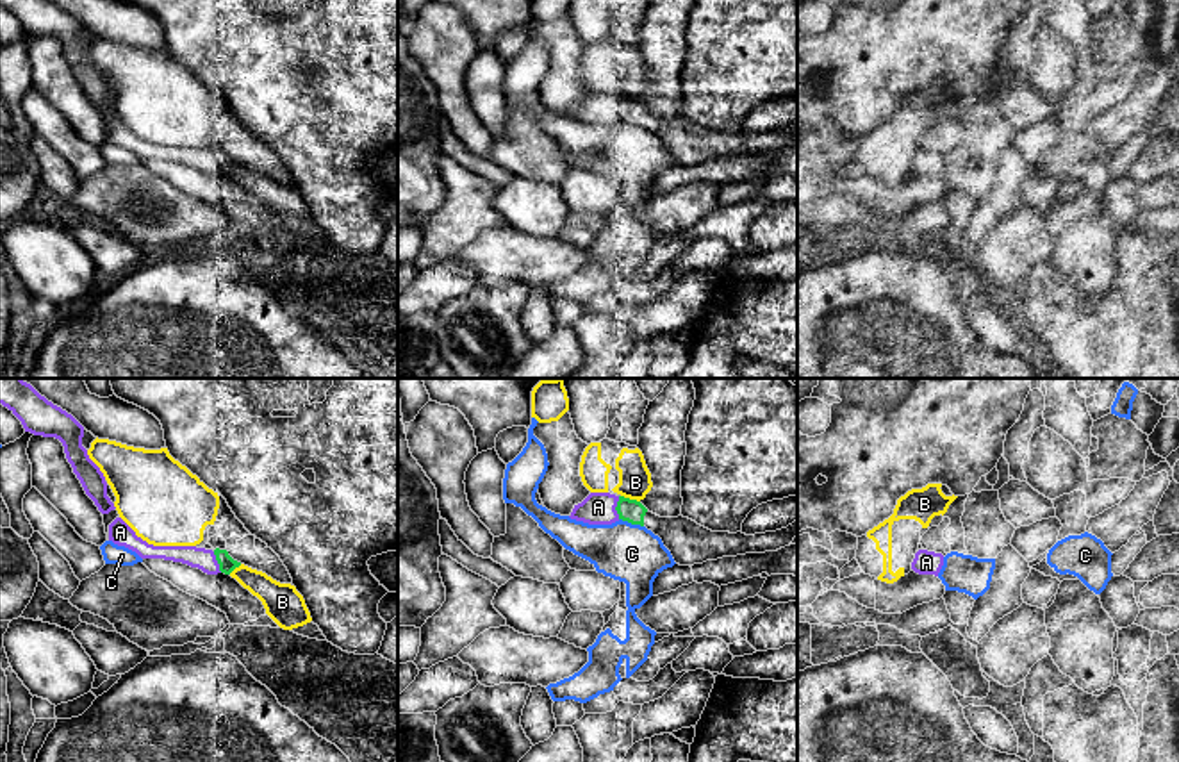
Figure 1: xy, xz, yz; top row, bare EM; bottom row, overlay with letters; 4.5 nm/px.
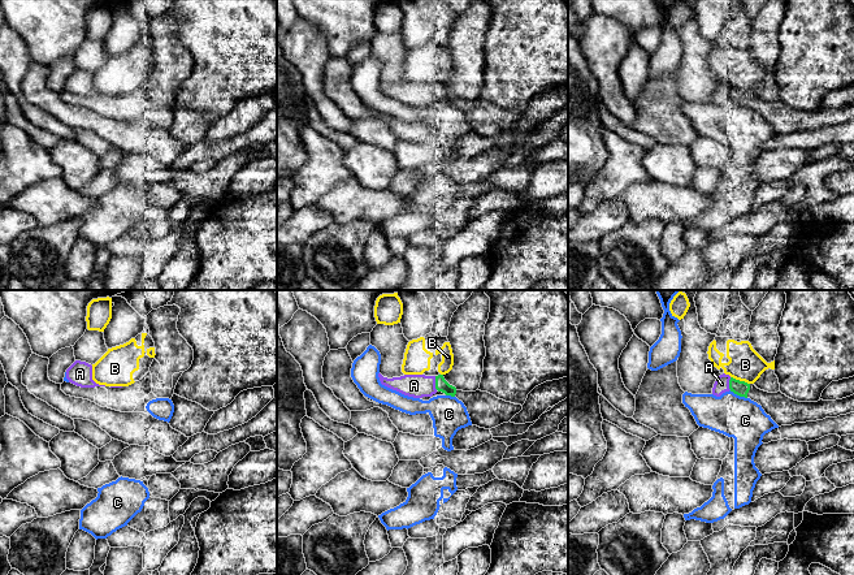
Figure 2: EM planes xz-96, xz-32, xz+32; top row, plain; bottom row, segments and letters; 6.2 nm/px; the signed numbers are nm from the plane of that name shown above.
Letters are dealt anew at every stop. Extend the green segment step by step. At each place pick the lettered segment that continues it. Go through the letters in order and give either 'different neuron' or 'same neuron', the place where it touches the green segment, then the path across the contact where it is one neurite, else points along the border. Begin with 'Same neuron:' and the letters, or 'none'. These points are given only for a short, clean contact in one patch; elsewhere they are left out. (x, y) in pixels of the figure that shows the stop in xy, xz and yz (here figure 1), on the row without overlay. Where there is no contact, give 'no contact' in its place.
Same neuron: A
A: same neuron | xz (616, 107)
B: different neuron | xz (628, 99)
C: different neuron | xz (632, 124)

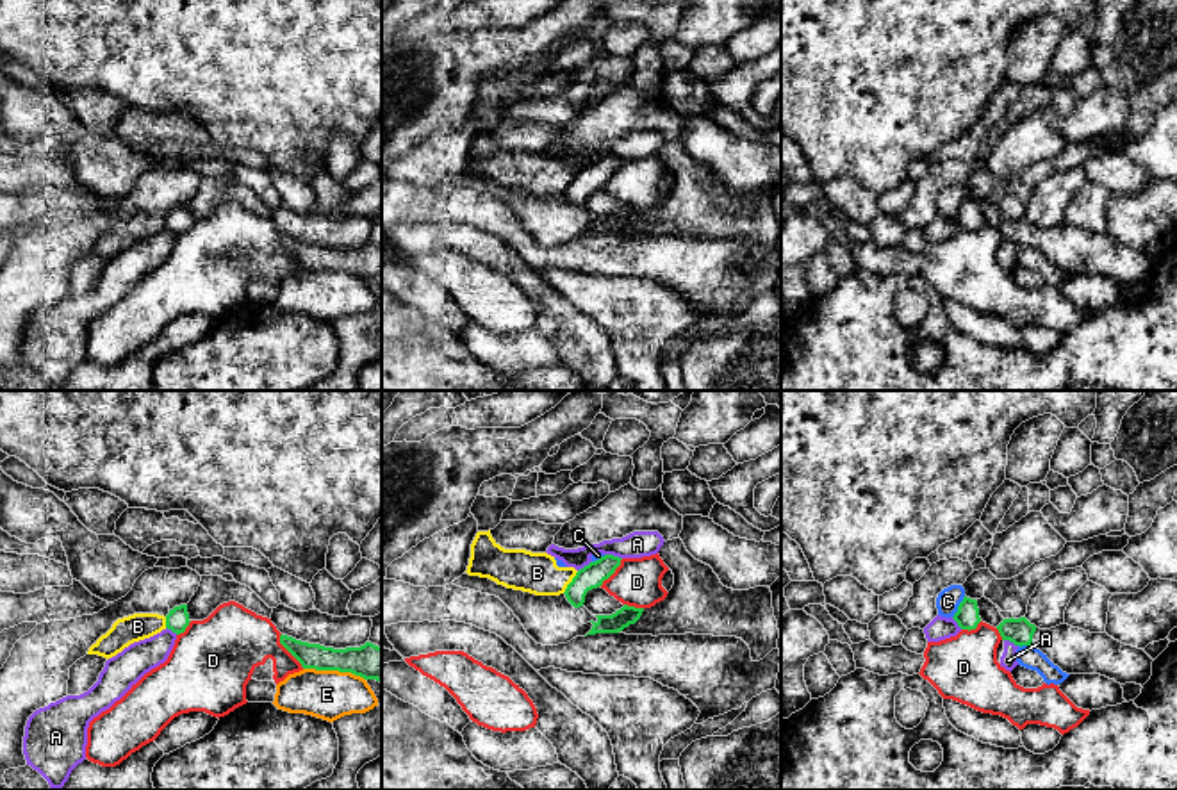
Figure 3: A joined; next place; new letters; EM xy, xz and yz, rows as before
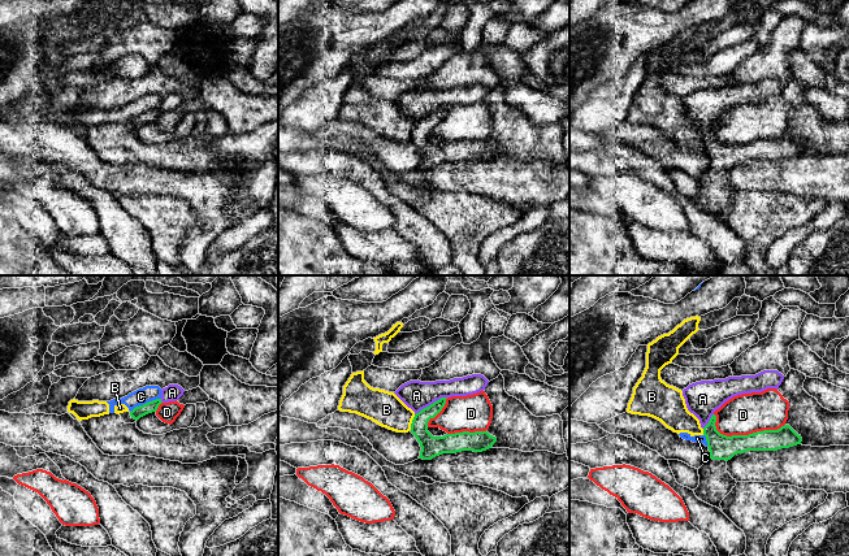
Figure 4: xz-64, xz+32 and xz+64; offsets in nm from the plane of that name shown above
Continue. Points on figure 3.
Same neuron: none
A: different neuron | xz (612, 156) | along xz (605, 154), (621, 159)
B: different neuron | xz (571, 182) | along xz (578, 172), (562, 193)
C: different neuron | yz (958, 207)
D: different neuron | xy (288, 250)
E: different neuron | xy (334, 270)

